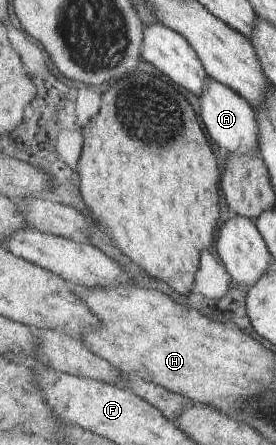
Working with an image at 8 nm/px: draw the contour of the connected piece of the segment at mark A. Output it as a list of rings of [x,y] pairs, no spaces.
[[[208,74],[206,87],[199,98],[201,107],[201,119],[204,121],[206,131],[210,139],[230,153],[240,155],[254,155],[260,147],[260,135],[258,135],[258,120],[256,119],[255,108],[242,95],[238,95],[230,85],[224,85]]]

